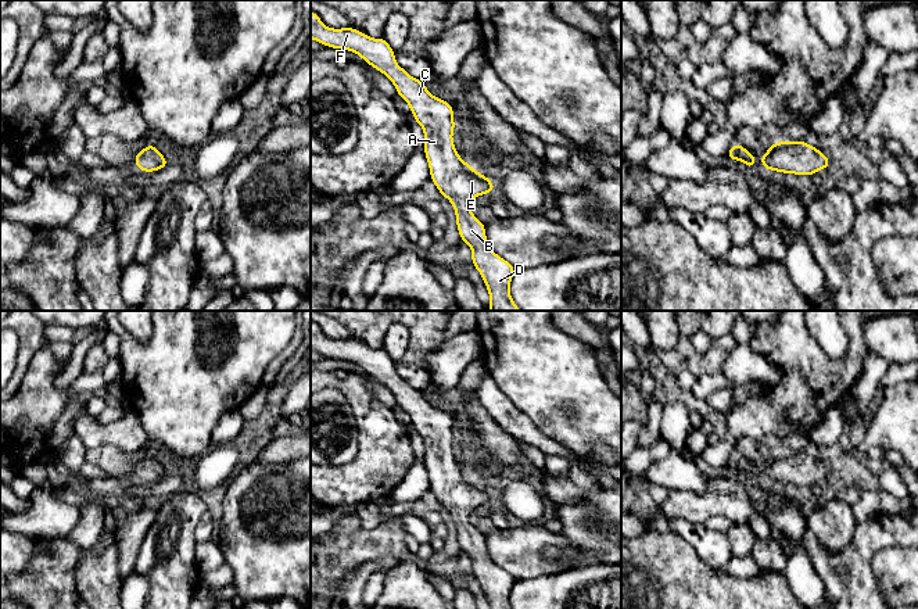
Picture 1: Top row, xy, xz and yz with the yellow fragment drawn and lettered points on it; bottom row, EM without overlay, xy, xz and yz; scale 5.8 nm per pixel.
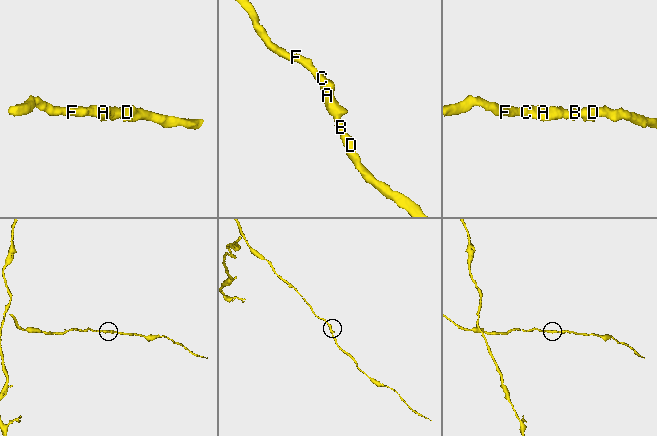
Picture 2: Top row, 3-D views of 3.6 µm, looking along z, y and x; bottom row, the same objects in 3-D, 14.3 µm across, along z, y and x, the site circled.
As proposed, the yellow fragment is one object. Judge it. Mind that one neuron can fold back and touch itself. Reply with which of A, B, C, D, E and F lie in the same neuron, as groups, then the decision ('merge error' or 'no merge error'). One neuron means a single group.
A B C D E F | no merge error

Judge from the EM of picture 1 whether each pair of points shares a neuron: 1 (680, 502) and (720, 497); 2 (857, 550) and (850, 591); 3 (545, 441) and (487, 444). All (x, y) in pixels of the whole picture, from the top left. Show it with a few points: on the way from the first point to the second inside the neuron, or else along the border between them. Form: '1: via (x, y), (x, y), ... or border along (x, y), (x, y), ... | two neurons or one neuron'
1: via (689, 502), (710, 502) | one neuron
2: via (856, 559), (850, 570), (850, 581) | one neuron
3: border along (491, 416), (516, 439) | two neurons

